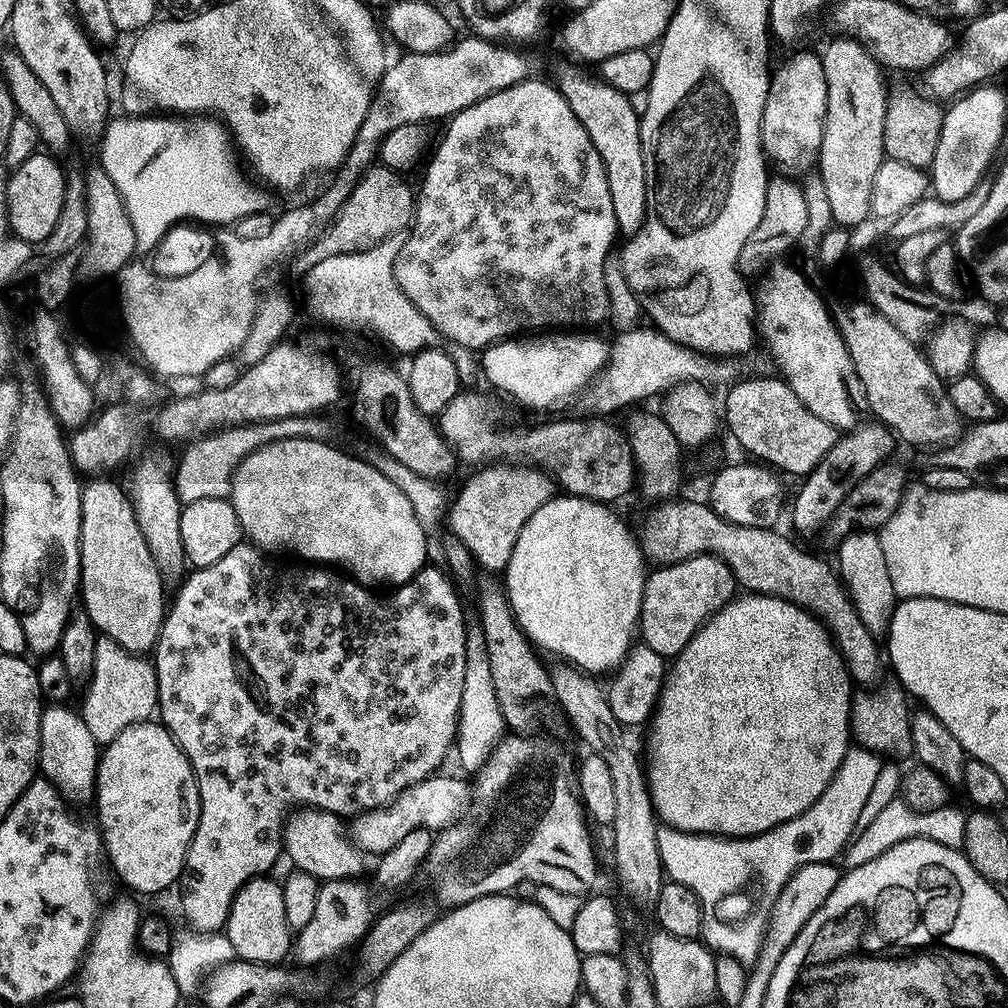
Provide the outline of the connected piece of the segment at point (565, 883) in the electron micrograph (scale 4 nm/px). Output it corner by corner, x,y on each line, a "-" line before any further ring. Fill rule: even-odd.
505,735
492,753
489,754
488,760
475,773
476,784
474,780
474,791
471,793
470,807
467,809
466,815
457,820
456,823
450,824
446,828
441,828
435,833
432,848
429,850
426,859
426,869
428,868
428,876
432,879
433,886
436,887
437,898
442,903
448,904
444,906
459,906
483,896
508,894
516,890
512,888
526,883
527,880
532,883
532,886
553,888
561,891
562,894
581,898
587,897
595,889
592,887
595,886
600,872
596,869
596,852
592,849
592,836
588,833
589,821
586,819
586,813
580,803
577,789
574,787
574,760
572,764
571,758
554,741
536,739
538,738
535,735

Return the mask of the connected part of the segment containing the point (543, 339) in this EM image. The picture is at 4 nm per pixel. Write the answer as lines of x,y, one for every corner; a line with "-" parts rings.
568,330
563,334
540,334
529,344
519,344
516,338
500,341
499,344
490,344
483,349
484,376
500,392
513,396
520,404
528,408
564,408
572,399
579,397
588,385
604,371
608,363
610,351
609,341
600,336
592,336
588,330

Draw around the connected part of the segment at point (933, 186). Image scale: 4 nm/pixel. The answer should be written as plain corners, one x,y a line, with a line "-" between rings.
977,86
953,99
947,105
940,121
940,133
934,146
934,158
930,165
930,192
936,195
935,199
941,204
958,202
958,198
966,198
976,184
981,183
984,172
984,163
996,144
996,135
1000,132
1000,111
1004,108
1004,100
992,86

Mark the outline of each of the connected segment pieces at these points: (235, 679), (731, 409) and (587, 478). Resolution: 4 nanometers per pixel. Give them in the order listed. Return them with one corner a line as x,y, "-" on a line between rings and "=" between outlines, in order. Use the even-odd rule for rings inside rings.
241,542
234,546
234,550
230,550
230,554
218,558
214,566
192,568
179,581
180,589
167,605
160,637
154,649
158,692
162,697
158,704
158,720
186,754
196,775
200,795
198,826
194,830
194,838
184,859
184,870
178,881
178,888
184,891
180,896
180,908
188,919
187,927
205,934
219,933
227,925
230,906
242,885
250,879
271,873
268,871
275,866
276,859
281,859
281,829
289,813
297,809
314,808
332,812
339,818
352,818
372,808
383,808
410,786
433,775
439,769
436,767
447,758
448,751
451,753
457,743
468,628
464,624
464,614
460,610
462,602
455,585
442,568
425,566
414,574
414,578
393,587
389,596
375,596
371,587
339,571
324,566
279,568
267,559
271,560
255,544
=
747,379
733,383
727,389
728,397
722,400
722,420
726,428
752,455
749,457
781,473
793,472
798,478
806,477
834,446
838,437
837,429
832,428
830,422
822,422
818,414
810,414
810,410
806,410
806,406
783,379
=
468,390
454,397
438,417
440,436
455,452
461,465
491,466
501,463
539,468
541,472
550,473
553,481
559,487
561,484
567,495
585,496
587,500
599,500
601,504
611,505
612,500
622,499
631,488
637,487
637,470
627,435
608,423
612,422
604,418
588,418
585,424
580,420
554,420
538,428
499,428
483,402

